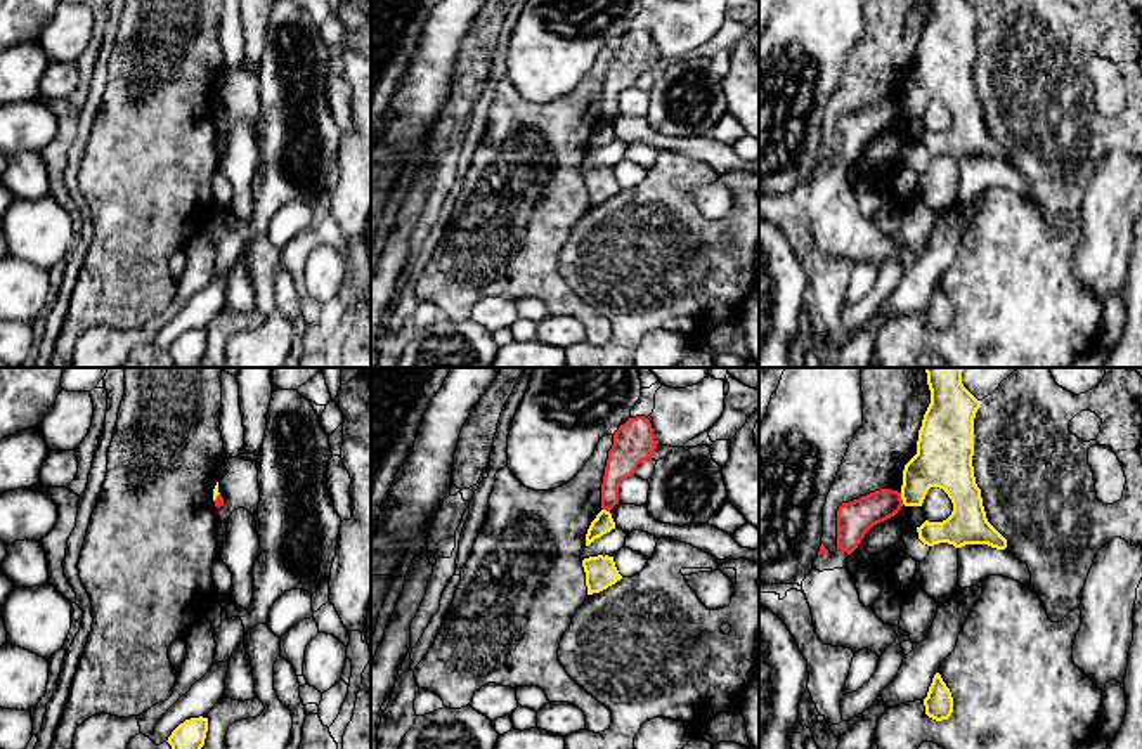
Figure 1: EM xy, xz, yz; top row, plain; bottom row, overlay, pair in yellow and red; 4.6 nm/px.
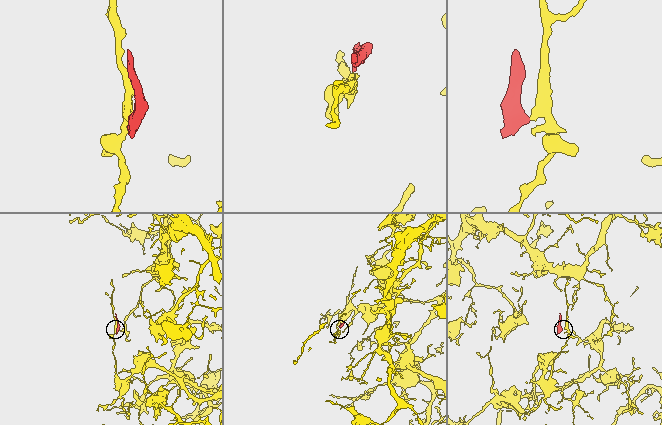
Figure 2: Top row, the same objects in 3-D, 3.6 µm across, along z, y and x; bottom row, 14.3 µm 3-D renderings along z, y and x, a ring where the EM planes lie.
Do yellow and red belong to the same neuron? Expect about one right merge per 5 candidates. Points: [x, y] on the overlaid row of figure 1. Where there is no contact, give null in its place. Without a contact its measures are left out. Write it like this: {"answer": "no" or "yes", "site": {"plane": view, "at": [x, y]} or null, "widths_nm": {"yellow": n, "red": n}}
{"answer": "no", "site": {"plane": "yz", "at": [901, 498]}, "widths_nm": {"yellow": 240, "red": 170}}

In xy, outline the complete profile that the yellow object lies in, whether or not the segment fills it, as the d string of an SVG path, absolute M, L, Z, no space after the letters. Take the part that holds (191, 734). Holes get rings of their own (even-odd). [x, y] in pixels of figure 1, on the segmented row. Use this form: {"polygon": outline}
{"polygon": "M191 718L180 723L166 742L172 749L201 749L204 746L206 732L208 718Z"}

